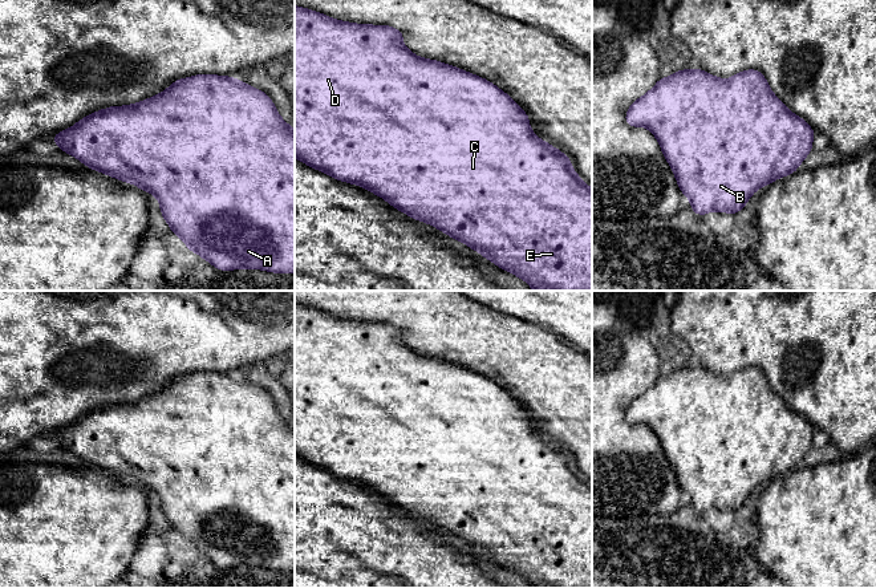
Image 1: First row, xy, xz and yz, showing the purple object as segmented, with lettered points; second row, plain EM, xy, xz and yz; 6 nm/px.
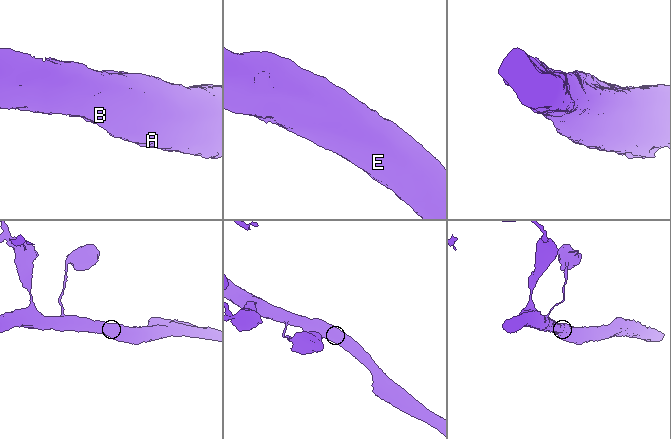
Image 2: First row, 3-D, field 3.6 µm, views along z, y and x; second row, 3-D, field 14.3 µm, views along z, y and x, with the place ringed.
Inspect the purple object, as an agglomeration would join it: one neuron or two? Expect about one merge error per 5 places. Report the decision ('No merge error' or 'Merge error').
No merge error

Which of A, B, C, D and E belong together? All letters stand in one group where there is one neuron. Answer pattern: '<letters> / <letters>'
A B C D E

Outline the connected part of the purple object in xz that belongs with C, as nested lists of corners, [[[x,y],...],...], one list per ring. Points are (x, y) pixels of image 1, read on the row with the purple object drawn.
[[[295,5],[295,158],[304,162],[307,166],[323,171],[337,181],[361,186],[374,195],[385,199],[390,206],[407,214],[414,220],[425,222],[434,226],[437,230],[447,234],[450,238],[462,242],[471,250],[478,251],[484,259],[492,261],[496,267],[503,268],[512,275],[523,279],[534,291],[592,291],[592,188],[576,174],[571,159],[544,142],[530,127],[527,113],[496,85],[469,73],[463,69],[447,65],[437,60],[429,60],[415,56],[402,44],[403,33],[389,25],[354,24],[342,20],[334,20],[324,13]]]

